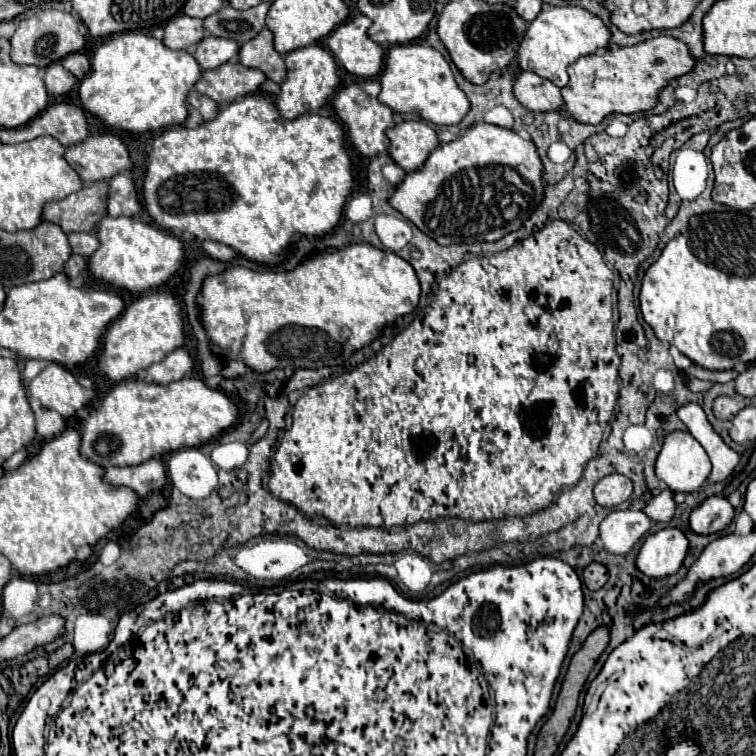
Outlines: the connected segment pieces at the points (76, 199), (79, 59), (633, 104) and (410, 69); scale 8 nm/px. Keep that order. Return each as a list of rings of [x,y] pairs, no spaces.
[[[96,181],[94,185],[84,185],[80,191],[68,195],[66,199],[46,203],[42,209],[42,219],[56,223],[64,233],[74,231],[94,231],[96,223],[106,215],[106,193],[108,183]]]
[[[70,53],[60,61],[76,79],[82,79],[90,71],[90,59],[84,53]]]
[[[660,35],[632,47],[606,49],[584,55],[568,67],[568,85],[560,89],[564,107],[562,111],[578,123],[600,123],[610,113],[640,113],[656,105],[658,91],[674,77],[688,73],[694,67],[682,41]]]
[[[410,43],[410,45],[392,45],[386,53],[386,65],[384,71],[380,75],[380,95],[378,101],[388,105],[394,113],[412,113],[412,115],[420,115],[422,119],[434,123],[434,125],[456,125],[462,121],[462,117],[468,113],[470,103],[466,99],[466,95],[458,89],[452,69],[448,65],[448,61],[432,47],[428,47],[426,43]]]

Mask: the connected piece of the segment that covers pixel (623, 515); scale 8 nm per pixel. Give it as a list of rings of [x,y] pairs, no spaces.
[[[616,509],[600,523],[600,539],[604,541],[606,551],[624,555],[650,529],[650,525],[652,521],[644,511]]]

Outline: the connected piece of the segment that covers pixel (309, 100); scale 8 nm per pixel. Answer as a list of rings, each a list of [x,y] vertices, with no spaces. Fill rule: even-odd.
[[[308,45],[294,49],[284,57],[284,63],[286,63],[286,79],[284,83],[280,83],[280,95],[274,101],[278,113],[284,119],[296,119],[302,113],[318,111],[334,95],[340,83],[334,57],[322,45]]]

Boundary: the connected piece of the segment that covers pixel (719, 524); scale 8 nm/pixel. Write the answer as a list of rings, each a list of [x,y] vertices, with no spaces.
[[[712,495],[690,513],[690,527],[700,535],[708,535],[722,531],[732,519],[734,507],[730,501],[724,495]]]

